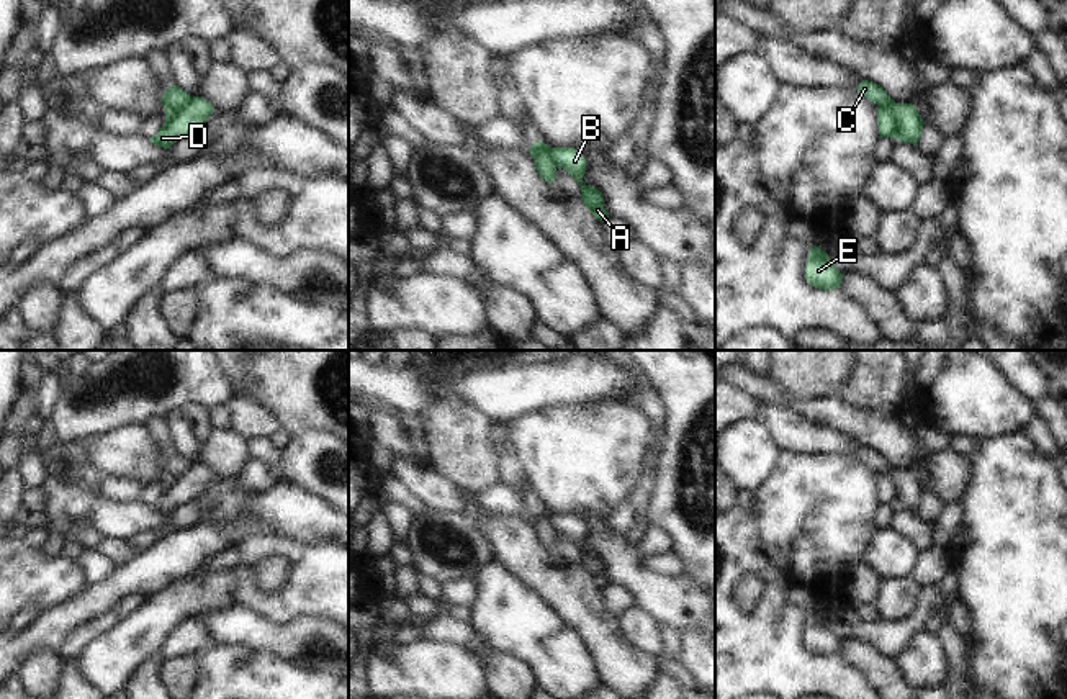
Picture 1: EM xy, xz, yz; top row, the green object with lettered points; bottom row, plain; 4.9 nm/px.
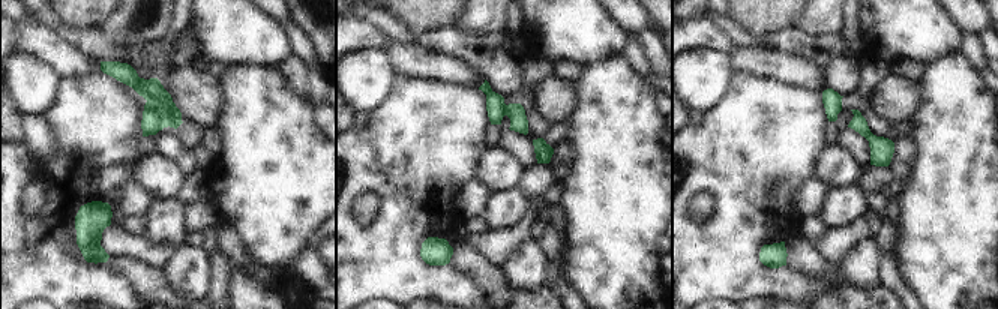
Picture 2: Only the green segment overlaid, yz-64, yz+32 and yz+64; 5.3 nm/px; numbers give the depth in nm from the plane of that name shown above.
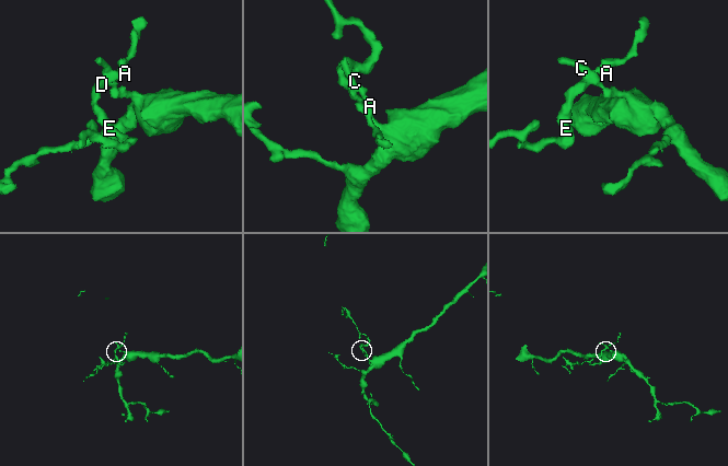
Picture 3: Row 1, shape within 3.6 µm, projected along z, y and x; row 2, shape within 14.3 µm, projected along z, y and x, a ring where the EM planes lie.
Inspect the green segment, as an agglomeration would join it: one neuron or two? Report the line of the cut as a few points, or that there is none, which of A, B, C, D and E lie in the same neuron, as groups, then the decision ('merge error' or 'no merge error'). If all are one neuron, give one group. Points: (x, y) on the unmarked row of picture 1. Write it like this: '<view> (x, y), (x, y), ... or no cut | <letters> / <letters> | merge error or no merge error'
yz (879, 472), (886, 472), (894, 480), (899, 505) | A B D E / C | merge error

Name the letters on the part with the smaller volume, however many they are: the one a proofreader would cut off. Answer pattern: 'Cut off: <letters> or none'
Cut off: A, B, D, E

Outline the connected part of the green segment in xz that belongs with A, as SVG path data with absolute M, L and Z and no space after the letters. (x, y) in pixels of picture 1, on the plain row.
M550 514L548 519L555 534L565 535L581 553L581 566L596 586L602 588L609 584L604 575L604 565L601 558L591 552L583 550L586 540L586 525L574 514Z

